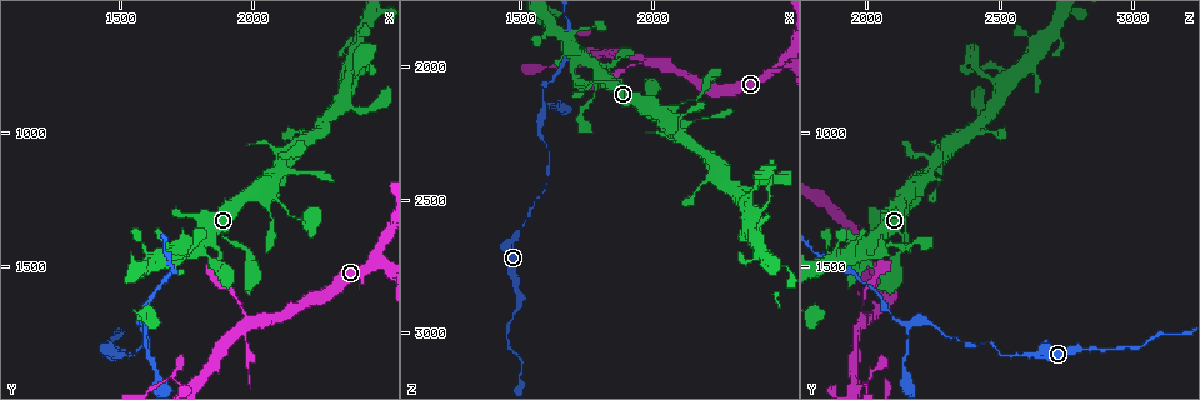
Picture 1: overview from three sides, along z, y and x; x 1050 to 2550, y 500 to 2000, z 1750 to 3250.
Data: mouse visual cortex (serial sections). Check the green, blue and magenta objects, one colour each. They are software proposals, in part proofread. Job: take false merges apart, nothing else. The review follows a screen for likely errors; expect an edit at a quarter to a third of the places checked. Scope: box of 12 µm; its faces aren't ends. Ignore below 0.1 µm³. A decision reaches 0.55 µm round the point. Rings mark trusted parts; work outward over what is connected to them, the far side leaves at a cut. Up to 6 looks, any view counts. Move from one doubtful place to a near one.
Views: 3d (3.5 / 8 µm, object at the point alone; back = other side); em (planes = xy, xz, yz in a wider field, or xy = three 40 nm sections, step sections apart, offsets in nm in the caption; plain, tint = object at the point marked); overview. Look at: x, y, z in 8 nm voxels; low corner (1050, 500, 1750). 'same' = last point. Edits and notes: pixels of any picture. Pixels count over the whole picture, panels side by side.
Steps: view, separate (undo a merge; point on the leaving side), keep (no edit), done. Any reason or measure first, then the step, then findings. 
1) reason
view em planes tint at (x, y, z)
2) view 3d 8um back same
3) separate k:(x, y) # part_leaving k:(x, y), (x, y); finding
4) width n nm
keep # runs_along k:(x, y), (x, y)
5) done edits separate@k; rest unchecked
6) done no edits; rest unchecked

view 3d 3.5um at (2150, 1310, 2130)

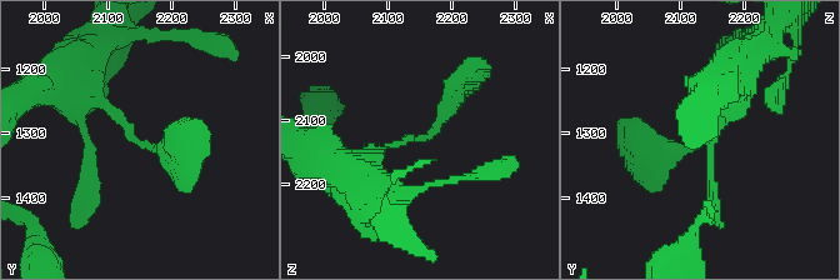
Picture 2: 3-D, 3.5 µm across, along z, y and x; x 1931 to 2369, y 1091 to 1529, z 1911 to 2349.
view em xy step 3 tint at (2150, 1315, 2125)

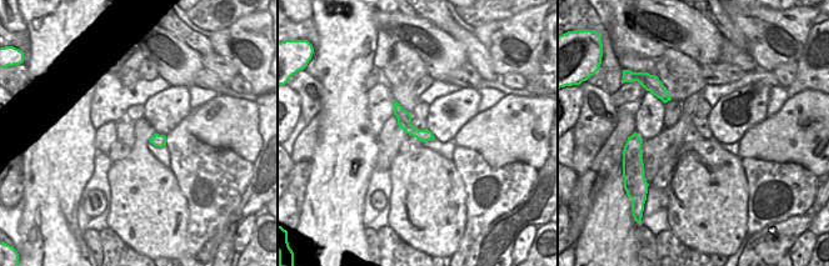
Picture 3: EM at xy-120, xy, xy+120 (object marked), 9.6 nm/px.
cut it another way
view em xy step 1 tint same

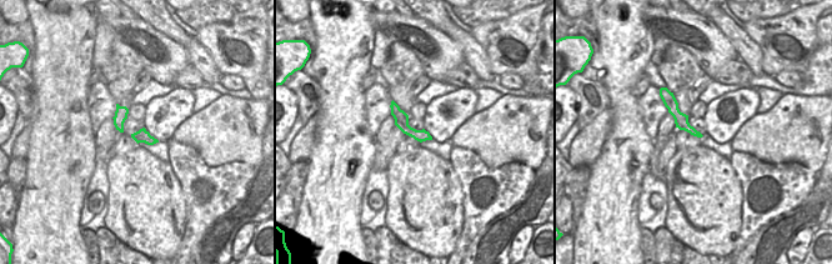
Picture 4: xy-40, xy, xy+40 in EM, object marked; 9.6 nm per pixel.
width 140 nm
keep # runs_along 4:(662, 91), (673, 110), (690, 129); one cell here

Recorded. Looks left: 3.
small branch off a trunk
view 3d 8um at (1990, 1710, 1990)

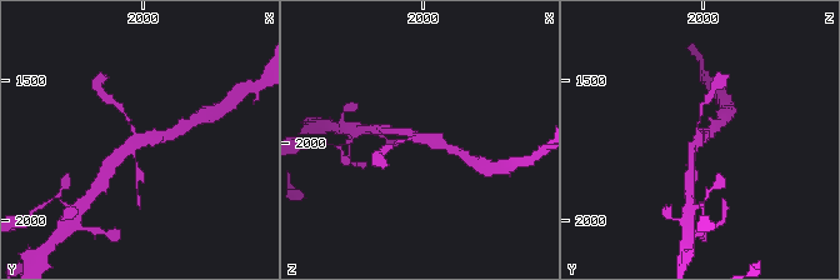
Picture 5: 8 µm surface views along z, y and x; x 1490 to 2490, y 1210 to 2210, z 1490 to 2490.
view em xy step 5 tint at (2000, 1710, 1980)

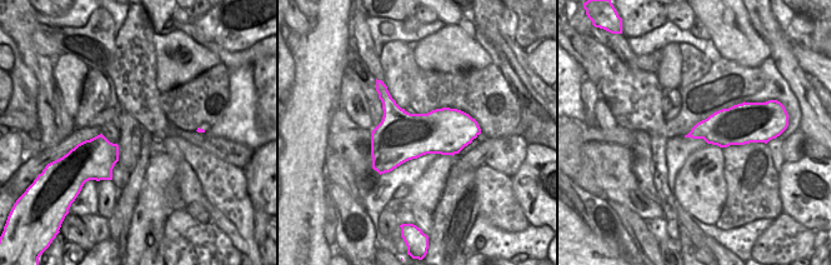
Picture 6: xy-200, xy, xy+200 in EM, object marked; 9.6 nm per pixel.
keep # runs_along 5:(173, 134), (139, 139), (113, 163); one cell here

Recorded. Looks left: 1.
done no edits; rest unchecked

